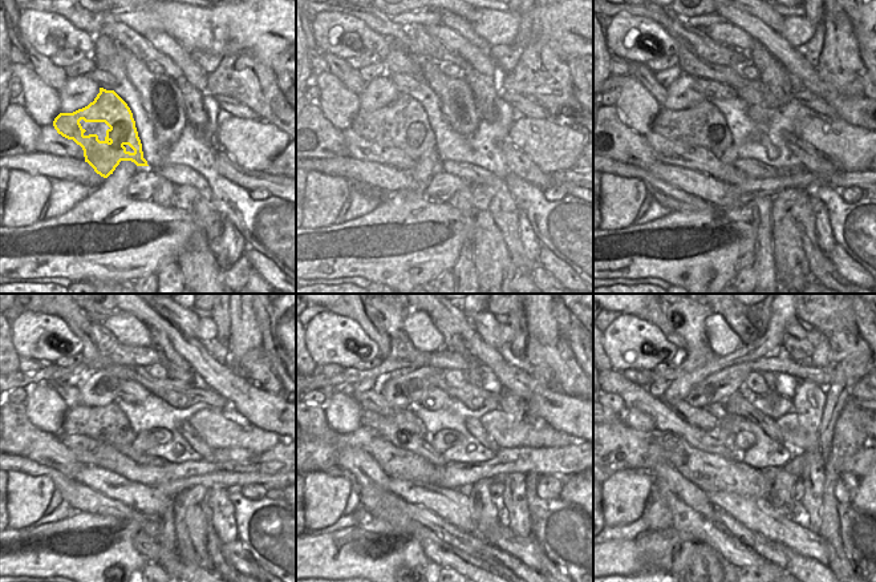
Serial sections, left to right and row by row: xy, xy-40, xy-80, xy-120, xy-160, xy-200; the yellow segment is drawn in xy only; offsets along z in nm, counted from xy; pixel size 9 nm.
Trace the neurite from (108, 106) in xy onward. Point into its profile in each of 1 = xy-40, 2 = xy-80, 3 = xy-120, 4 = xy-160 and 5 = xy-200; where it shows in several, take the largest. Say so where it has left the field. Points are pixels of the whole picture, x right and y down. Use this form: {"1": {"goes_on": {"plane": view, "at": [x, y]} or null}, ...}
{"1": {"goes_on": {"plane": "xy-40", "at": [405, 109]}}, "2": {"goes_on": {"plane": "xy-80", "at": [713, 129]}}, "3": {"goes_on": {"plane": "xy-120", "at": [73, 423]}}, "4": {"goes_on": {"plane": "xy-160", "at": [417, 429]}}, "5": {"goes_on": {"plane": "xy-200", "at": [702, 441]}}}

